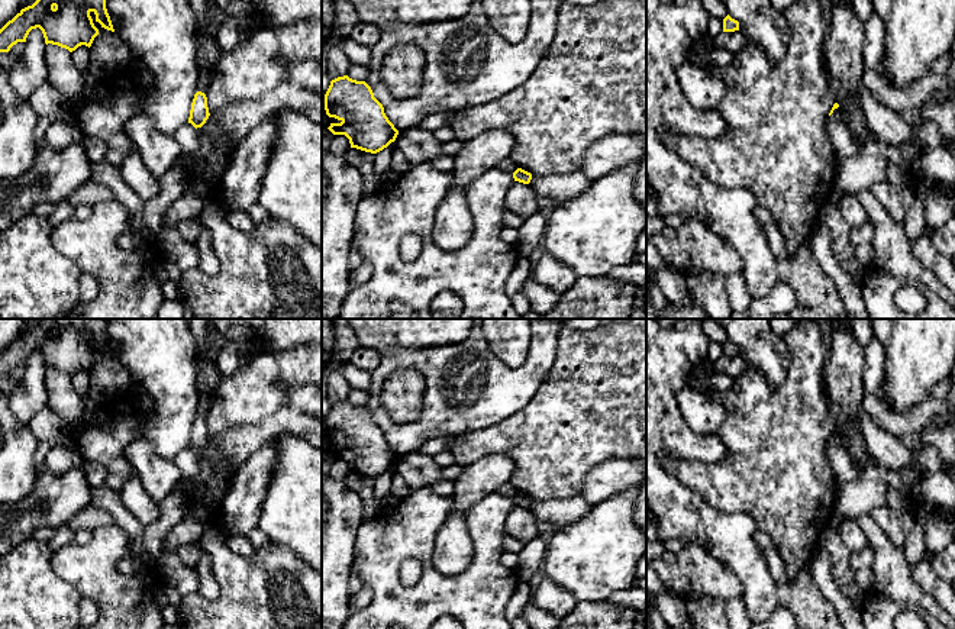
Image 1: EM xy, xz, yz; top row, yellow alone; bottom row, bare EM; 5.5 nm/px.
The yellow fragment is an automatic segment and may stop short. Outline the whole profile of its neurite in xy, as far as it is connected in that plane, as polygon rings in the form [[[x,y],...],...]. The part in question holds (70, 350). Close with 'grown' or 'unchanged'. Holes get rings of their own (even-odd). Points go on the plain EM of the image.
[[[41,319],[32,330],[22,333],[0,354],[0,377],[9,377],[17,367],[26,367],[29,357],[36,352],[42,355],[46,370],[58,370],[70,377],[81,370],[90,372],[99,359],[94,345],[114,357],[106,333],[106,319]]]; unchanged

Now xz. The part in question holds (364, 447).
[[[348,400],[332,404],[325,419],[325,435],[329,442],[339,445],[328,454],[333,459],[345,459],[351,472],[377,478],[399,459],[365,406]]]; unchanged

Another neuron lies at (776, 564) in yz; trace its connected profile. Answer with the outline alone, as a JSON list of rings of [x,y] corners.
[[[775,548],[762,549],[771,577],[777,584],[788,581],[783,558]]]

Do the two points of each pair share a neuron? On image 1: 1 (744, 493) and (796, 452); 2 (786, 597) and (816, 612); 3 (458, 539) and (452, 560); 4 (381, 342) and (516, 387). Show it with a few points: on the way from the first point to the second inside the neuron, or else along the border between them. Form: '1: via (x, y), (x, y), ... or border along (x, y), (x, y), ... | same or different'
1: via (757, 480), (762, 474), (768, 474), (783, 460) | same
2: via (793, 597), (800, 597), (809, 606) | same
3: via (454, 544), (452, 555) | same
4: border along (405, 347), (434, 348) | different

